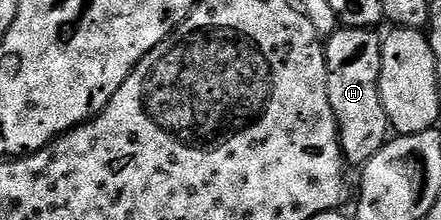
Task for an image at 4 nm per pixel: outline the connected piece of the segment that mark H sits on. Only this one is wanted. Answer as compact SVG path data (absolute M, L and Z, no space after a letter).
M341 26L324 41L327 64L327 100L331 100L331 112L337 121L337 134L341 138L341 151L346 156L358 158L361 164L369 161L384 148L391 137L387 112L383 112L383 100L379 96L379 72L381 71L381 39L376 29Z

